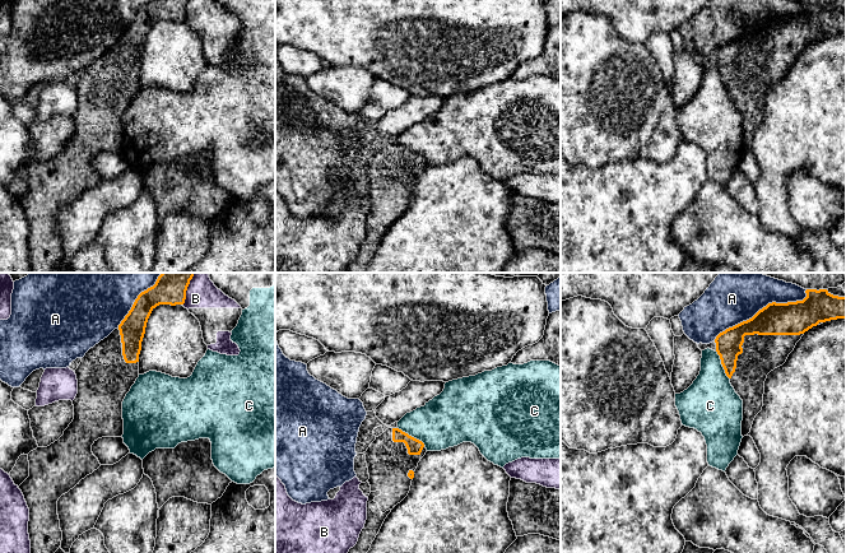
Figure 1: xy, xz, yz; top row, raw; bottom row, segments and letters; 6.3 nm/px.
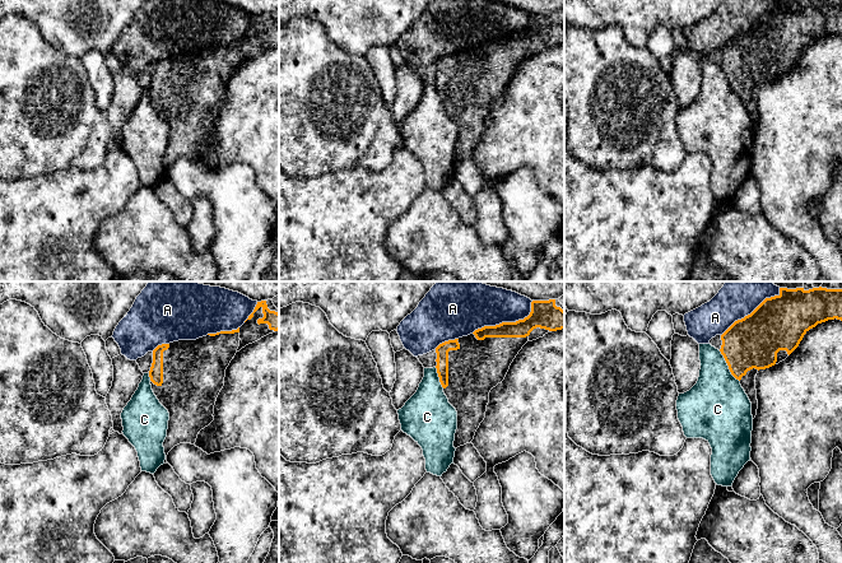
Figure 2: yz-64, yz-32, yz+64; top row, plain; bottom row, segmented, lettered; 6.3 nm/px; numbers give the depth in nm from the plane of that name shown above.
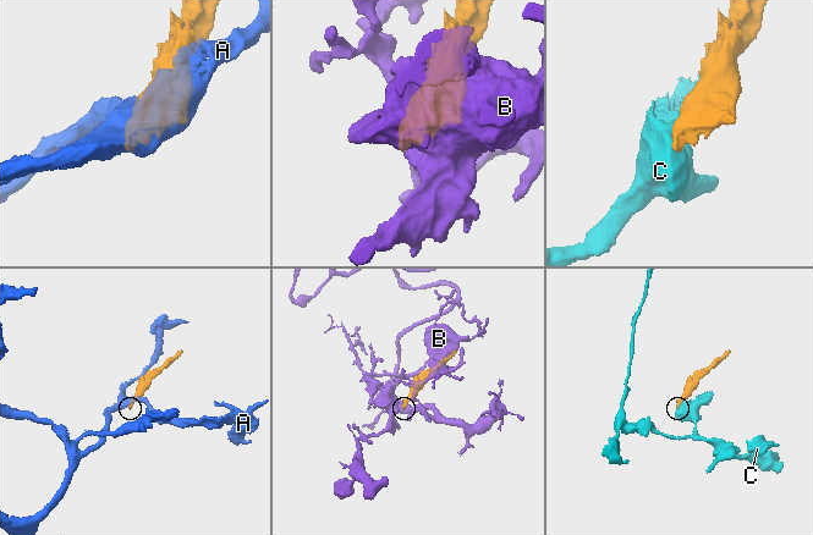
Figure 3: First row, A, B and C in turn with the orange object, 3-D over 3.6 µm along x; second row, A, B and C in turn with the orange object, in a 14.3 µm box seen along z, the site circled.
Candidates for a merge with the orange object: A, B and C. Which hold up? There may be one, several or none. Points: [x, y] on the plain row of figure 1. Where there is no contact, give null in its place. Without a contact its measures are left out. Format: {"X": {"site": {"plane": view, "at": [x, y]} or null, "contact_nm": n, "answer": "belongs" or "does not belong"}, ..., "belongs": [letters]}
{"A": {"site": {"plane": "yz", "at": [763, 22]}, "contact_nm": 650, "answer": "does not belong"}, "B": {"site": {"plane": "xy", "at": [185, 10]}, "contact_nm": 130, "answer": "does not belong"}, "C": {"site": {"plane": "xz", "at": [410, 150]}, "contact_nm": 200, "answer": "does not belong"}, "belongs": []}

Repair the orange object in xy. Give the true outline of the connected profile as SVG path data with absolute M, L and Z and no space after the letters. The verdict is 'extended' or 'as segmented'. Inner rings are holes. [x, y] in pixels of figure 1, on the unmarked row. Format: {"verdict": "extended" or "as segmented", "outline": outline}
{"verdict": "extended", "outline": "M153 0L141 6L118 42L82 73L75 84L78 108L73 115L74 134L57 155L47 162L37 162L28 168L29 191L18 201L29 223L31 273L50 273L60 262L62 246L57 229L57 215L101 181L92 167L92 159L98 153L122 152L122 116L139 92L139 69L148 33L159 19L183 19L187 1Z"}

